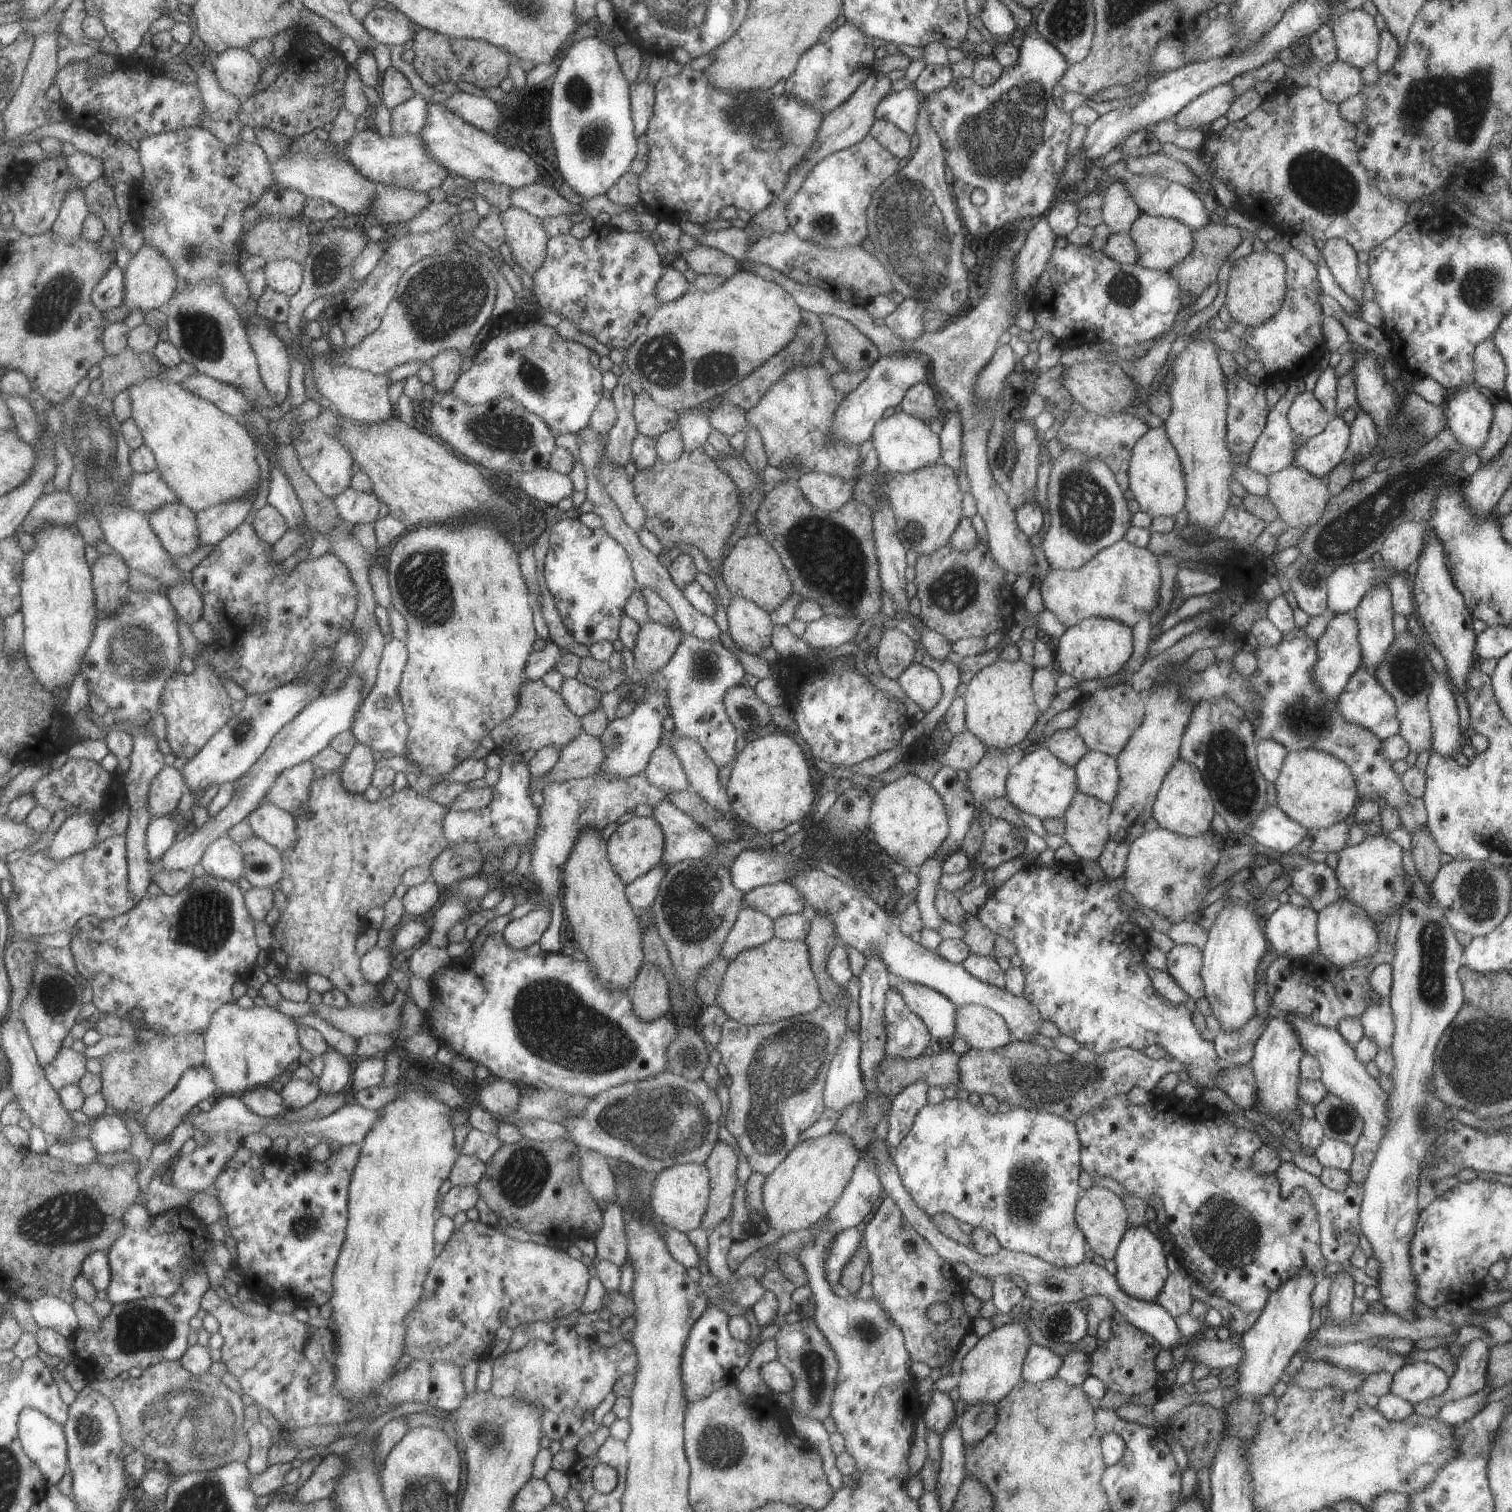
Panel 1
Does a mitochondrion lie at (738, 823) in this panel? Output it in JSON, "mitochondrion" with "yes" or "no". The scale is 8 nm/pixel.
{"mitochondrion":"no"}

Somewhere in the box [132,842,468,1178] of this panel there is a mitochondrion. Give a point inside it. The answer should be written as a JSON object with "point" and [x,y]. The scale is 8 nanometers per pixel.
{"point":[206,921]}

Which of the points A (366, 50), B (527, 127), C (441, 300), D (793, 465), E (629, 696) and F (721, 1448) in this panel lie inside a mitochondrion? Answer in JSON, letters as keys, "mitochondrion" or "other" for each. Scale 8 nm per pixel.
{"A":"other","B":"other","C":"mitochondrion","D":"other","E":"other","F":"mitochondrion"}

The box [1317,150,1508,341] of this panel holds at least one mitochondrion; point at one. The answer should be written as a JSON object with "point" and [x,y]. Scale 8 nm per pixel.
{"point":[1479,288]}

